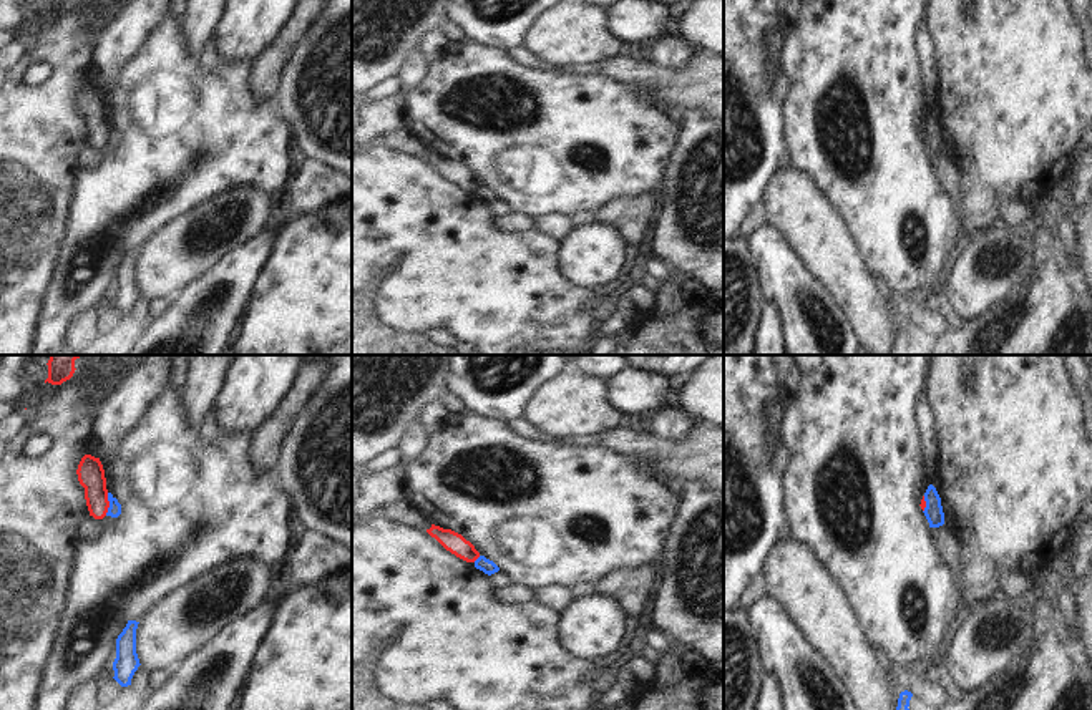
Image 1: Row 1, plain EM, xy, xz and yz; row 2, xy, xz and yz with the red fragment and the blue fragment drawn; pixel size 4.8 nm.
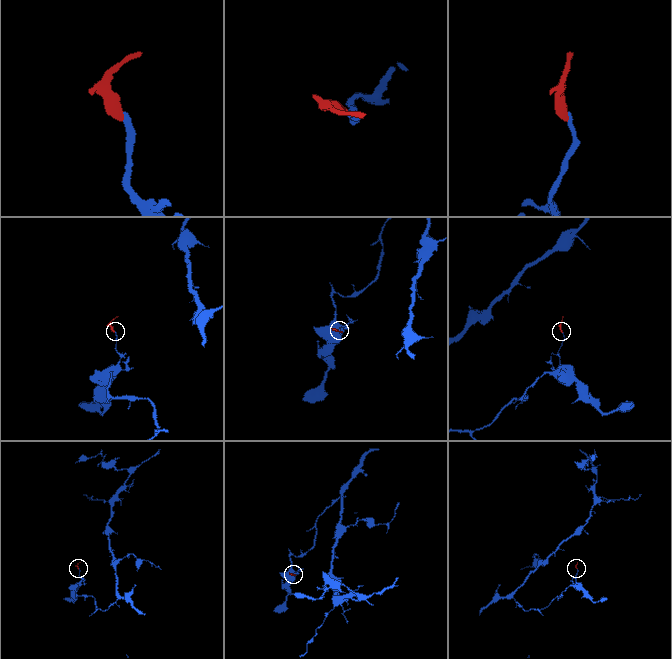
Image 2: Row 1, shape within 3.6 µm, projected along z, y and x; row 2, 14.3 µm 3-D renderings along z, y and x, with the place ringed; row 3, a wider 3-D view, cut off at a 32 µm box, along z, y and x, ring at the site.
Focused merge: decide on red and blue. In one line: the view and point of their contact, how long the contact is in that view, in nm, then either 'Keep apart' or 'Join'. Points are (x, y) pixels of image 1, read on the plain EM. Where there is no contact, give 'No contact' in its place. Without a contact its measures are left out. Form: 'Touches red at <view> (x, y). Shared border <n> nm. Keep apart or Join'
Touches red at xy (108, 133). Shared border 110 nm. Keep apart

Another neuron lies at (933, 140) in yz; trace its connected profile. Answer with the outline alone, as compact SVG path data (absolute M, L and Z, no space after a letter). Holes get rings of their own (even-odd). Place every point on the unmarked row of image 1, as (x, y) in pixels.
M933 113L928 114L928 118L924 121L924 129L926 129L926 136L923 141L929 151L929 156L943 154L944 141L943 141L943 134L941 134L941 126Z

